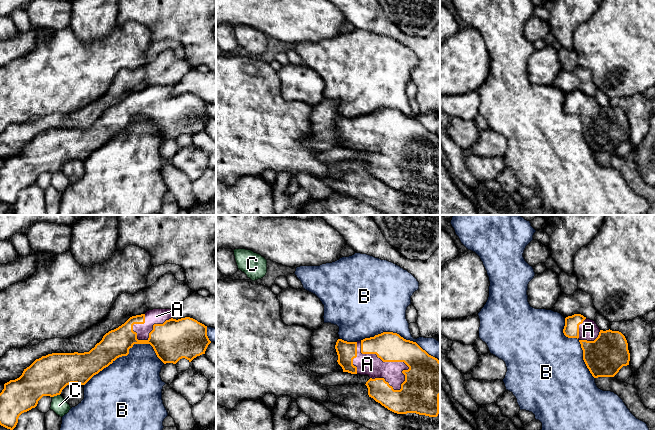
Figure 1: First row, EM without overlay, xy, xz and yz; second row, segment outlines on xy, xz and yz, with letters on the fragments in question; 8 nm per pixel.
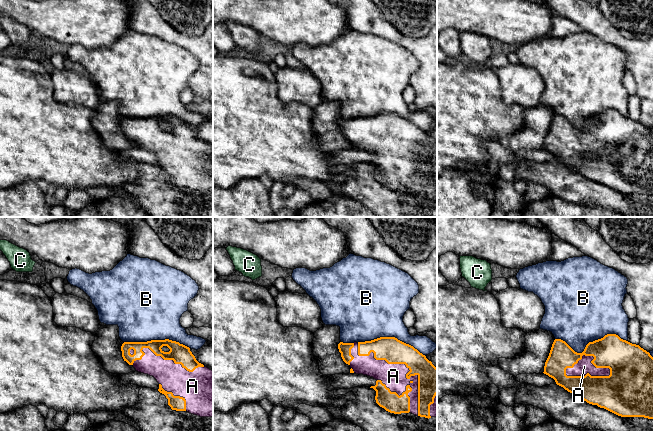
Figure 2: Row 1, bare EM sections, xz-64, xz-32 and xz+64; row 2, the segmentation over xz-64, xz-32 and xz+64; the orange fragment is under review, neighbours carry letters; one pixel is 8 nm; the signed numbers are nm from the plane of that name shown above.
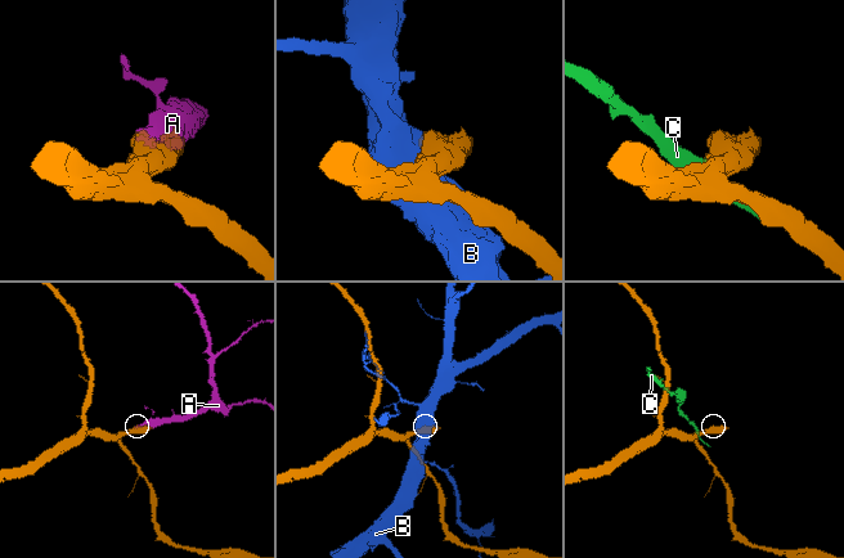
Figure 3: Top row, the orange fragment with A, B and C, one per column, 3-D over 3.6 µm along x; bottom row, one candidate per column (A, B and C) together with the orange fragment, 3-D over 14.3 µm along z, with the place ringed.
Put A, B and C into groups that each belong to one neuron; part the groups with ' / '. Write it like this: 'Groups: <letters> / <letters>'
Groups: A / B / C

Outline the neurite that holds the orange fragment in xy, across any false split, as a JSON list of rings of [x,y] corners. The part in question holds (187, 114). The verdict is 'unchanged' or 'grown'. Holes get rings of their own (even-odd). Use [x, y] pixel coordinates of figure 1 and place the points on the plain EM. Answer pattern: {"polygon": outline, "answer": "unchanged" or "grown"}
{"polygon": [[[153,85],[145,90],[132,92],[118,104],[106,109],[89,128],[52,129],[42,132],[24,145],[19,154],[5,159],[0,169],[0,201],[13,206],[19,192],[35,184],[43,172],[60,171],[71,159],[85,161],[117,134],[127,132],[134,120],[150,120],[164,140],[176,140],[182,134],[191,138],[197,132],[205,130],[210,119],[207,102],[190,93],[173,95],[171,85]]], "answer": "grown"}

